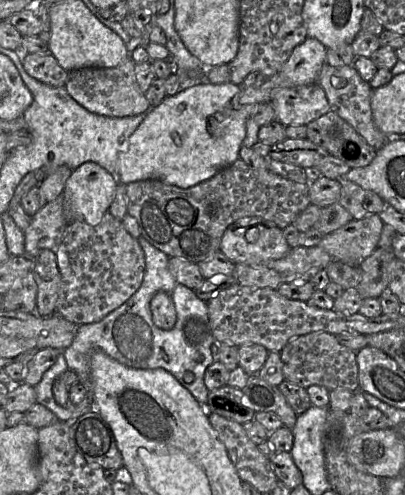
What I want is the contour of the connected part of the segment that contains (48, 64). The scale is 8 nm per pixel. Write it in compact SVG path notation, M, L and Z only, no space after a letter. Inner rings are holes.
M51 53L22 55L23 67L31 77L52 87L65 86L68 72Z

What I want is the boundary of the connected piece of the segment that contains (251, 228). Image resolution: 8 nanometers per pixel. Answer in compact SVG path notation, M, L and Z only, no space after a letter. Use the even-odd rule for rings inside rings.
M244 217L231 224L220 245L230 261L246 265L283 258L290 249L283 229L260 217Z

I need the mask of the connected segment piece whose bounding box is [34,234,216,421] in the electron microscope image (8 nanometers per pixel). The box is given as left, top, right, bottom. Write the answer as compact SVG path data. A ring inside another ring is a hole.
M141 234L137 240L145 255L145 273L139 289L126 302L106 315L102 320L95 323L79 325L71 345L63 351L63 355L59 354L55 363L43 374L41 381L34 387L37 403L52 411L59 421L68 421L69 419L76 419L88 412L96 412L96 408L94 407L93 384L91 377L91 357L93 353L97 351L104 352L114 360L130 368L162 368L170 372L201 405L205 405L207 401L209 390L204 384L204 375L207 369L206 367L211 363L211 346L216 342L210 328L207 302L197 298L194 290L176 282L175 278L168 270L168 261L170 258L168 255L151 245ZM159 291L171 294L171 298L175 306L177 320L175 326L171 330L162 330L158 328L152 320L150 301ZM199 355L203 356L203 360L197 362L197 357ZM68 369L77 373L80 383L83 384L87 390L87 394L80 404L73 405L71 403L71 405L64 407L56 403L52 388L54 382ZM186 371L190 371L194 374L194 380L191 383L187 383L183 379Z

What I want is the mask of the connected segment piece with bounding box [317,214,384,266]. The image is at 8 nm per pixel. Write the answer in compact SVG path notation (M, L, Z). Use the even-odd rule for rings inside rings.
M371 214L363 219L352 219L341 228L324 235L317 246L325 250L333 260L339 260L349 265L358 265L378 247L383 221L379 214Z

